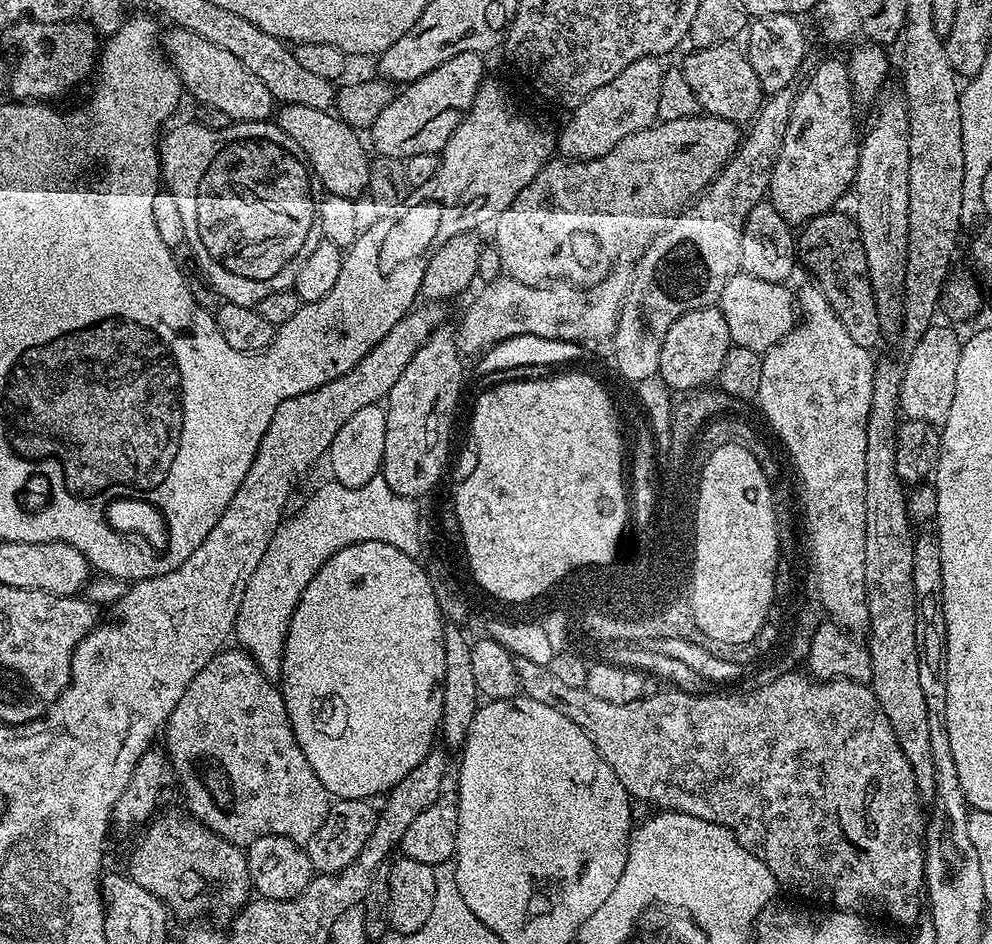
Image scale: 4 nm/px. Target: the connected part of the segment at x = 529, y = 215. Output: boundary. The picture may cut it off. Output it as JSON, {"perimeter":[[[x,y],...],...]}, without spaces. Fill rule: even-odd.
{"perimeter":[[[697,114],[690,118],[657,122],[650,128],[638,130],[634,134],[630,134],[630,138],[622,138],[622,142],[618,142],[614,146],[614,150],[610,150],[610,154],[602,154],[602,158],[594,158],[593,160],[553,158],[549,160],[543,168],[538,170],[536,177],[517,194],[514,202],[510,202],[510,206],[506,206],[506,210],[502,210],[502,214],[496,217],[494,221],[494,227],[491,229],[491,231],[493,230],[491,243],[496,248],[498,257],[501,259],[503,275],[509,280],[517,280],[528,286],[548,286],[553,282],[567,282],[577,288],[590,288],[592,285],[608,279],[609,276],[613,275],[615,268],[612,267],[627,252],[636,254],[648,247],[652,237],[656,235],[661,227],[660,219],[663,216],[668,218],[679,213],[685,205],[695,201],[700,193],[712,183],[712,179],[722,171],[724,165],[732,159],[732,153],[740,146],[742,132],[739,132],[736,128],[739,127],[733,121],[723,120],[717,116],[707,114]]]}

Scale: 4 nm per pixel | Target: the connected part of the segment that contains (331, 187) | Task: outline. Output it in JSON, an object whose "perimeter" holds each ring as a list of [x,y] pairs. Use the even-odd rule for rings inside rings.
{"perimeter":[[[281,103],[274,122],[286,135],[294,138],[294,142],[298,142],[325,193],[356,198],[359,192],[361,195],[367,189],[369,153],[364,153],[364,144],[356,137],[359,136],[357,129],[345,124],[339,116],[311,106]]]}

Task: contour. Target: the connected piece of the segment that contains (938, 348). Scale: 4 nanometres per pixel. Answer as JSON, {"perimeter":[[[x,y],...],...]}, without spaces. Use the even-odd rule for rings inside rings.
{"perimeter":[[[940,322],[933,323],[932,327],[918,338],[918,342],[911,345],[912,353],[908,361],[903,361],[902,386],[900,387],[900,412],[907,419],[926,422],[927,424],[943,425],[944,419],[950,414],[950,402],[954,402],[954,382],[958,378],[958,358],[960,357],[961,337],[956,337],[955,327],[943,328]]]}

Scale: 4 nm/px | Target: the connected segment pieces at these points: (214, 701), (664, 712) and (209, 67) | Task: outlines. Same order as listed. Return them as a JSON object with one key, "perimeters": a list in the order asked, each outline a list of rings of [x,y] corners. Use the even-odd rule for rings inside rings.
{"perimeters":[[[[236,646],[232,647],[217,652],[210,662],[206,662],[206,666],[202,666],[202,670],[198,670],[198,674],[194,674],[190,686],[186,686],[186,694],[182,694],[182,698],[178,698],[178,706],[174,706],[162,732],[162,740],[164,736],[165,744],[163,747],[167,751],[169,762],[172,763],[172,771],[176,774],[179,791],[180,788],[184,791],[184,800],[188,803],[187,815],[200,824],[204,824],[211,832],[228,840],[231,844],[247,846],[263,836],[281,836],[292,840],[295,844],[307,845],[308,840],[314,838],[314,834],[318,834],[318,826],[322,826],[322,822],[326,822],[330,793],[326,790],[326,786],[322,786],[318,774],[314,774],[314,766],[310,766],[310,762],[306,762],[306,754],[302,754],[302,746],[298,746],[298,738],[294,734],[288,711],[284,705],[283,691],[269,680],[266,674],[262,674],[262,670],[254,662],[254,658],[249,652]]],[[[793,670],[786,673],[782,678],[778,678],[773,685],[764,684],[761,692],[756,692],[753,696],[748,696],[745,700],[739,700],[736,696],[724,696],[724,694],[695,696],[692,693],[686,693],[679,690],[669,690],[670,692],[656,692],[645,695],[643,700],[638,702],[630,702],[629,704],[615,704],[614,702],[602,702],[602,698],[594,698],[594,694],[590,694],[588,688],[579,688],[578,686],[568,686],[564,688],[564,696],[560,696],[560,710],[558,714],[566,714],[566,718],[570,718],[570,722],[574,722],[574,726],[578,726],[586,734],[586,738],[590,738],[590,742],[594,742],[594,750],[598,750],[598,754],[602,754],[602,758],[606,762],[606,766],[610,766],[610,770],[614,770],[614,774],[618,778],[618,782],[622,782],[622,786],[628,791],[629,797],[633,801],[641,800],[644,804],[653,804],[653,809],[667,810],[669,812],[681,812],[682,814],[690,814],[694,818],[702,818],[706,822],[714,822],[721,824],[722,827],[728,828],[736,836],[736,841],[746,850],[750,850],[750,854],[754,854],[754,858],[758,858],[769,870],[774,874],[777,885],[781,889],[784,888],[788,892],[793,892],[796,897],[804,902],[816,902],[812,900],[820,899],[821,905],[827,906],[829,909],[837,912],[854,912],[857,916],[865,918],[873,918],[872,916],[886,916],[893,920],[896,924],[915,925],[916,921],[922,915],[922,905],[926,900],[926,889],[924,886],[924,830],[926,827],[925,813],[920,813],[922,801],[920,799],[920,791],[914,782],[914,770],[910,770],[910,762],[906,762],[906,754],[902,754],[902,746],[898,746],[898,738],[894,738],[894,730],[890,726],[890,722],[886,718],[886,714],[882,710],[882,706],[878,702],[878,698],[873,694],[868,684],[860,684],[856,680],[814,680],[807,675],[801,674],[799,671]]],[[[172,26],[163,33],[162,51],[175,70],[181,89],[187,95],[189,92],[197,105],[214,106],[225,112],[232,122],[268,120],[273,115],[274,99],[265,83],[234,58],[229,50],[208,42],[188,29]]]]}

